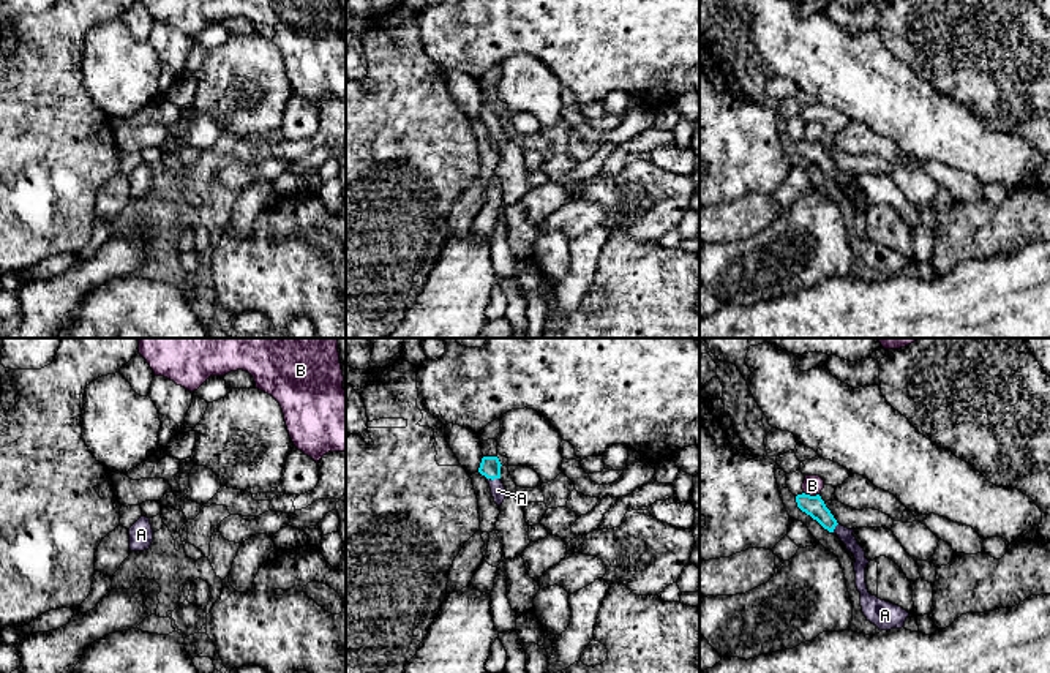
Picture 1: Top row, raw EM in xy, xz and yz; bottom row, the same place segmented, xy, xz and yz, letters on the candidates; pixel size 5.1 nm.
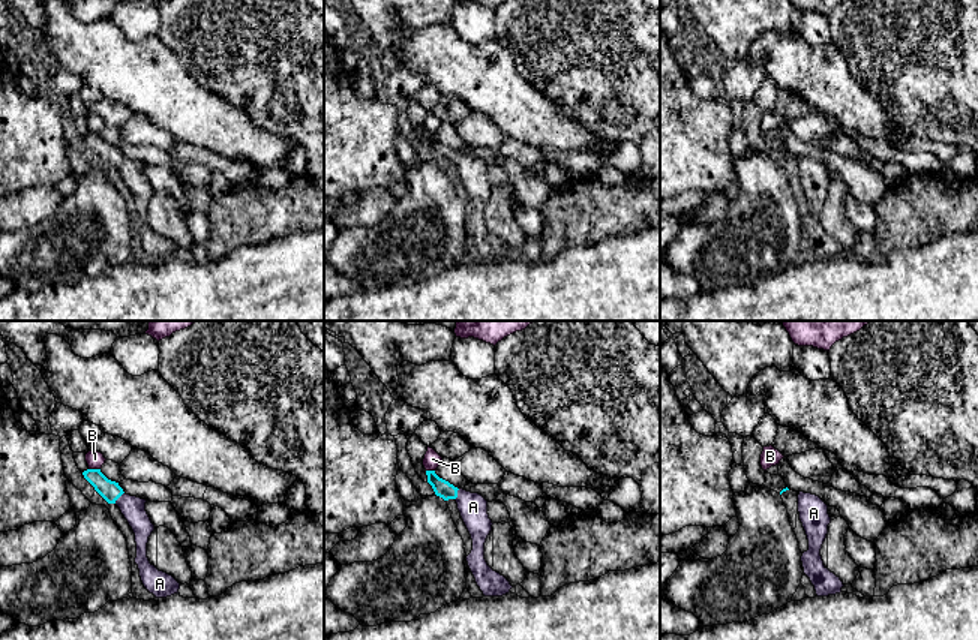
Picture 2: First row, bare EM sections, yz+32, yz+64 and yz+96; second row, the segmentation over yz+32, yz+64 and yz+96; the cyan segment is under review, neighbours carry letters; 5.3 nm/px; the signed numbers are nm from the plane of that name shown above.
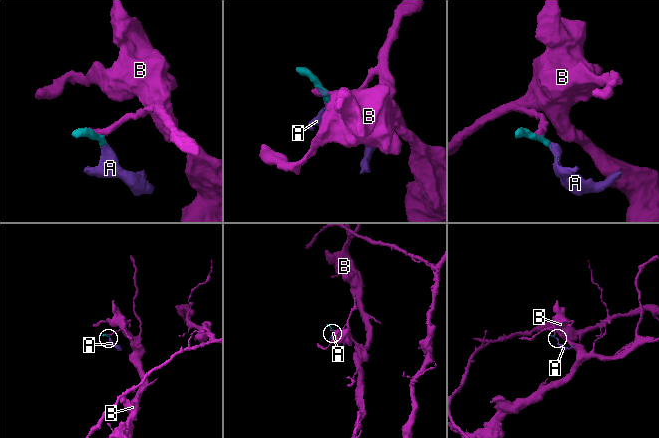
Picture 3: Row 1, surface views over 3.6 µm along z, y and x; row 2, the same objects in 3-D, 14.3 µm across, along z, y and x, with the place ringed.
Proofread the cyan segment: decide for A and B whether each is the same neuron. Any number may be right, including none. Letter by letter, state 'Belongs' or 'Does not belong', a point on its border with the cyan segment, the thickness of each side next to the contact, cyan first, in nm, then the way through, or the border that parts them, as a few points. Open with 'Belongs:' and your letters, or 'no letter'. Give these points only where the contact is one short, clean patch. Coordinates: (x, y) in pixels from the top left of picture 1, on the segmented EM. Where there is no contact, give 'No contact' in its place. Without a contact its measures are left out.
Belongs: A
A: Belongs. Touches cyan at xz (493, 479). Thickness 110 nm (cyan) against 80 nm
B: Does not belong. Touches cyan at yz (812, 496). Thickness 110 nm (cyan) against 100 nm. Boundary: yz (804, 492), (818, 495)

